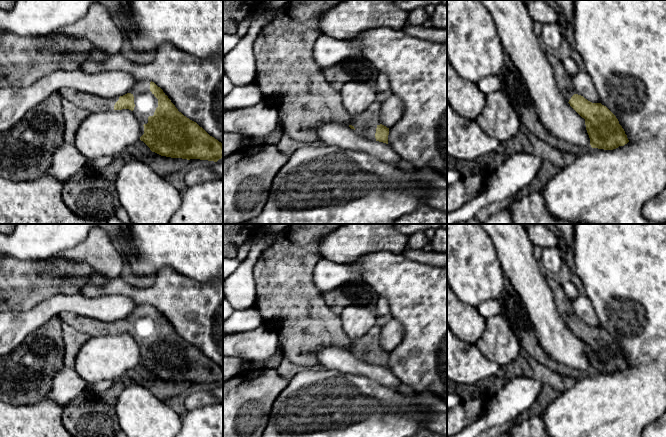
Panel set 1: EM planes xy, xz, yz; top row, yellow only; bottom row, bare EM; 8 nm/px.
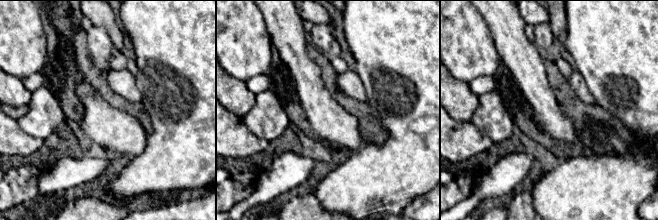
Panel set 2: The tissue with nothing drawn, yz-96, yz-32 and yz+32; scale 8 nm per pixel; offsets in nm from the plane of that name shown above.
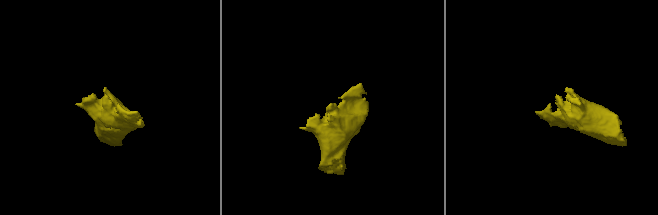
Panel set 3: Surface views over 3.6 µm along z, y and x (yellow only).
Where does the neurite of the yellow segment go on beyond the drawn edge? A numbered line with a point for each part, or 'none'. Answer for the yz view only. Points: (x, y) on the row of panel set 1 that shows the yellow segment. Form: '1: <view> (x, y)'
1: yz (562, 79)

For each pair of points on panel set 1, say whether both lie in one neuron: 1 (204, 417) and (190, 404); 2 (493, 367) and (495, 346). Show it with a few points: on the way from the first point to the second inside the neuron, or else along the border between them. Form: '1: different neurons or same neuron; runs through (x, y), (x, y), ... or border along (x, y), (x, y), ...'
1: different neurons; border along (212, 403), (193, 408), (187, 412)
2: different neurons; border along (476, 346), (490, 360), (500, 365)

